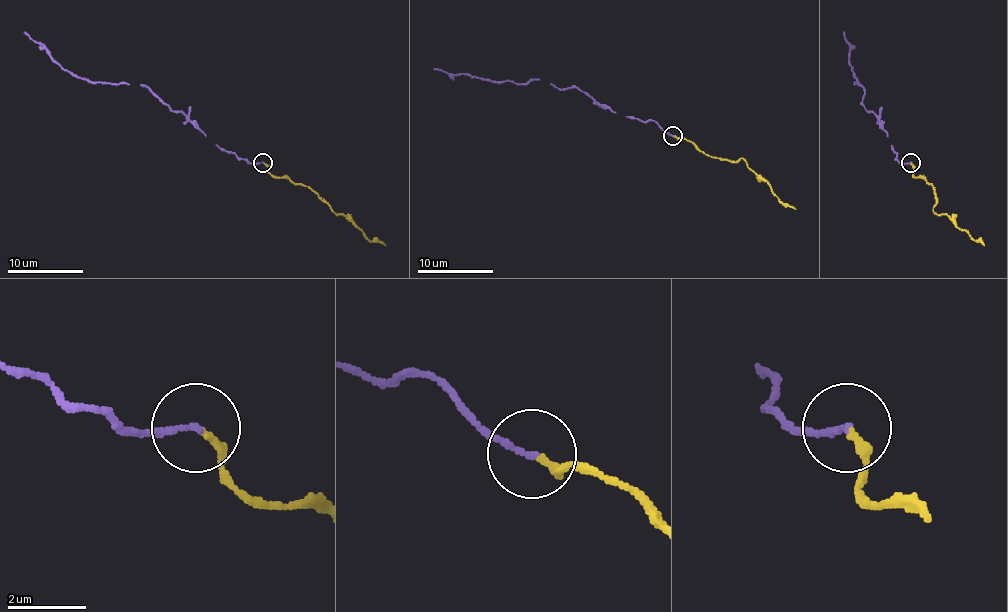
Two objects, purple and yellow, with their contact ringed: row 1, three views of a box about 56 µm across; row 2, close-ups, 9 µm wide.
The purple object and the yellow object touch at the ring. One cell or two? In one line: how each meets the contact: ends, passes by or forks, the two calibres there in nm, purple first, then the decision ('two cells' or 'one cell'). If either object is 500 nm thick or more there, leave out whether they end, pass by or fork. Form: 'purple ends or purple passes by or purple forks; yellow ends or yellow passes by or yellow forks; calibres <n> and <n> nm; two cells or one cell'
purple ends; yellow ends; calibres 150 and 190 nm; one cell

